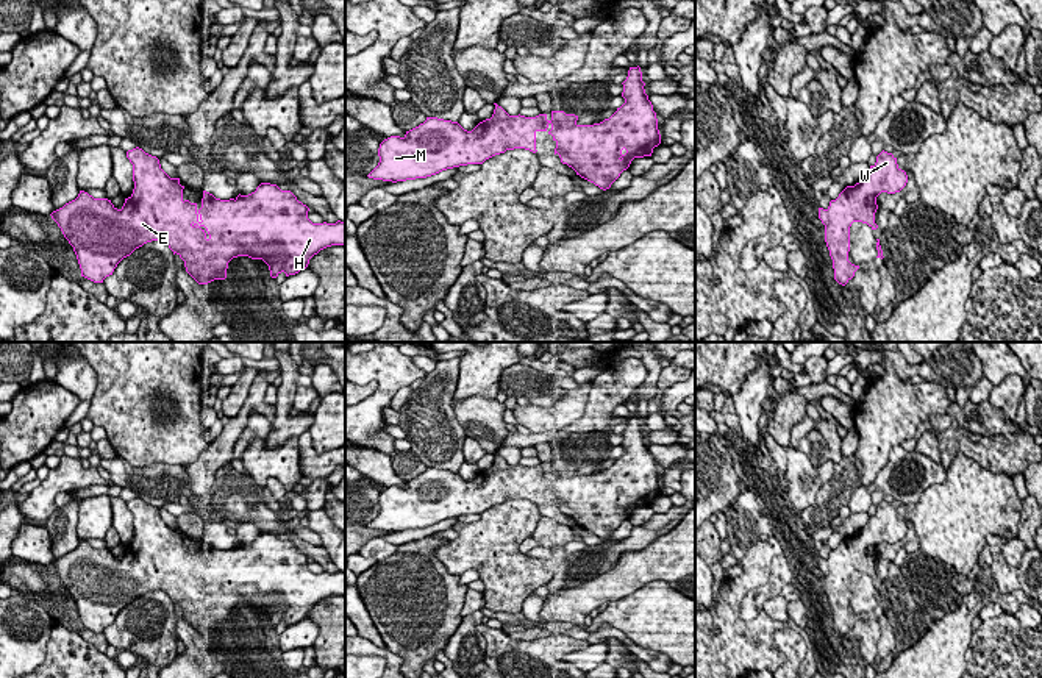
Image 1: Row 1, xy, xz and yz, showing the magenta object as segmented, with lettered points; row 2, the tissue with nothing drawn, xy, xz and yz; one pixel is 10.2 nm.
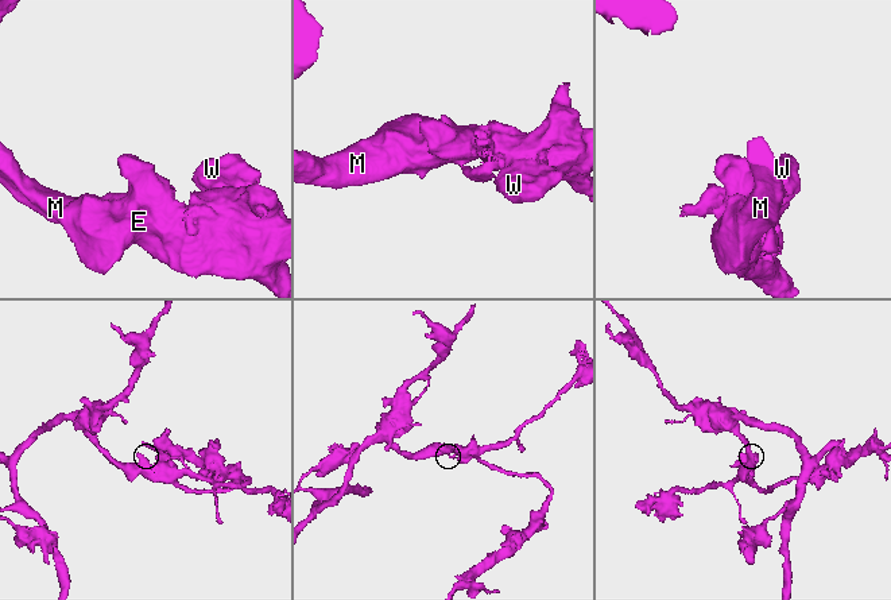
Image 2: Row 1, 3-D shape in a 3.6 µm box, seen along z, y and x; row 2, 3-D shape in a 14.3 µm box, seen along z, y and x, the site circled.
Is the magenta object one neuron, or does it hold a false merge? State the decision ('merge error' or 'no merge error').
no merge error

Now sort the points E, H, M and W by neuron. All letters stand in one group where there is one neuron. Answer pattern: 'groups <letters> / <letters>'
groups E H M W

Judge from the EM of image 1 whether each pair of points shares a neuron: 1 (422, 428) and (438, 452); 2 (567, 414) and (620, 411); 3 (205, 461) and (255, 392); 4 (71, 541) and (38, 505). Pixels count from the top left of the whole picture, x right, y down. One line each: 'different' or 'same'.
1: same
2: different
3: same
4: different

